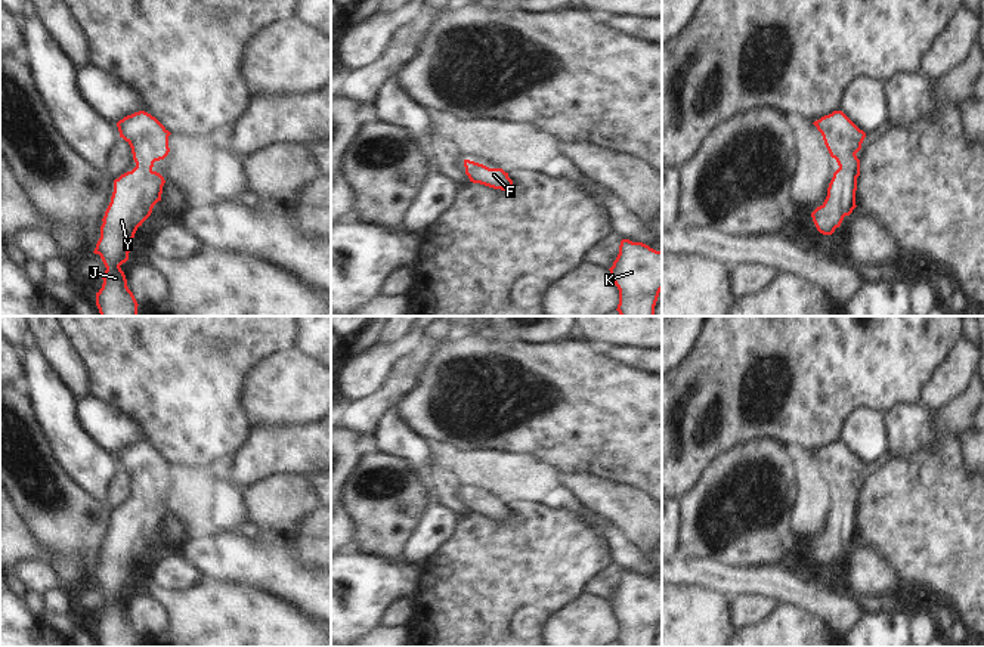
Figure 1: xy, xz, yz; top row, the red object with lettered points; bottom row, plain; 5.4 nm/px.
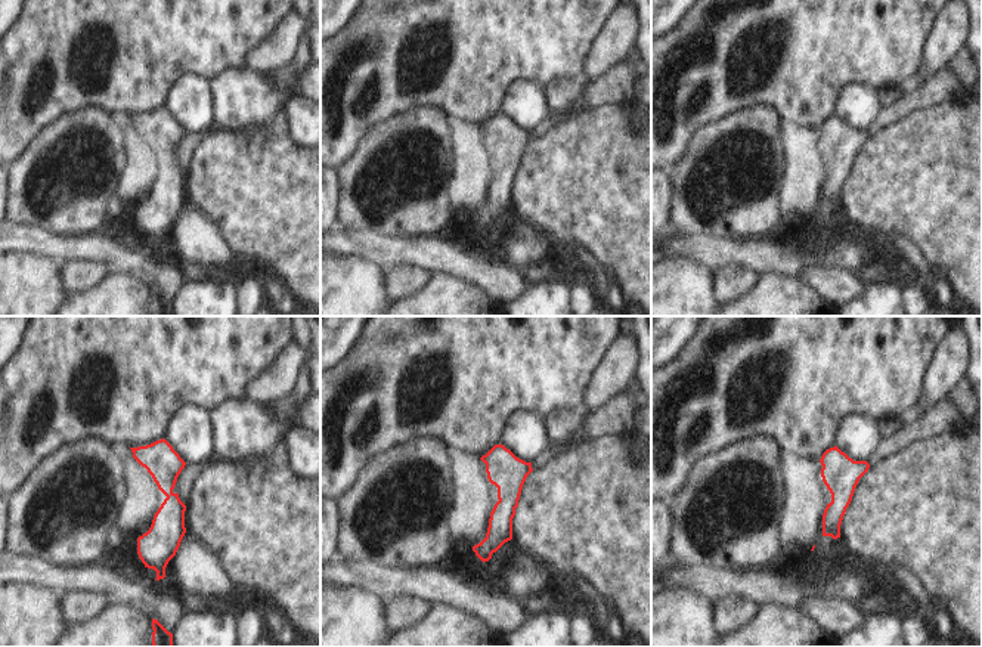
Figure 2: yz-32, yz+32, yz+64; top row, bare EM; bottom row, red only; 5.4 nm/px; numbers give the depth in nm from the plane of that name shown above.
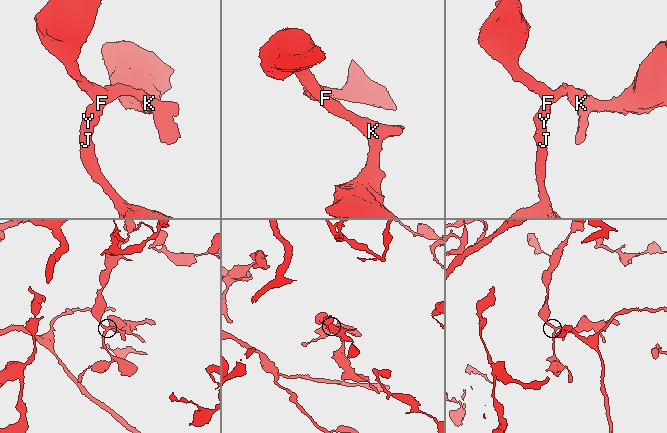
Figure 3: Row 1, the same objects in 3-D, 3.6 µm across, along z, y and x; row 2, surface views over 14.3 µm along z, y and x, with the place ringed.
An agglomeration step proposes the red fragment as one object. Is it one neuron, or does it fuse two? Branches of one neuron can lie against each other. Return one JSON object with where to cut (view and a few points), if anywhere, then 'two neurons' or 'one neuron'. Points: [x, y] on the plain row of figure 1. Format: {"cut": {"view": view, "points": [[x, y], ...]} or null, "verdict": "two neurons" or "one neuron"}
{"cut": null, "verdict": "one neuron"}

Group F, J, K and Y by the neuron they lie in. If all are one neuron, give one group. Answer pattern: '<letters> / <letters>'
F J K Y

